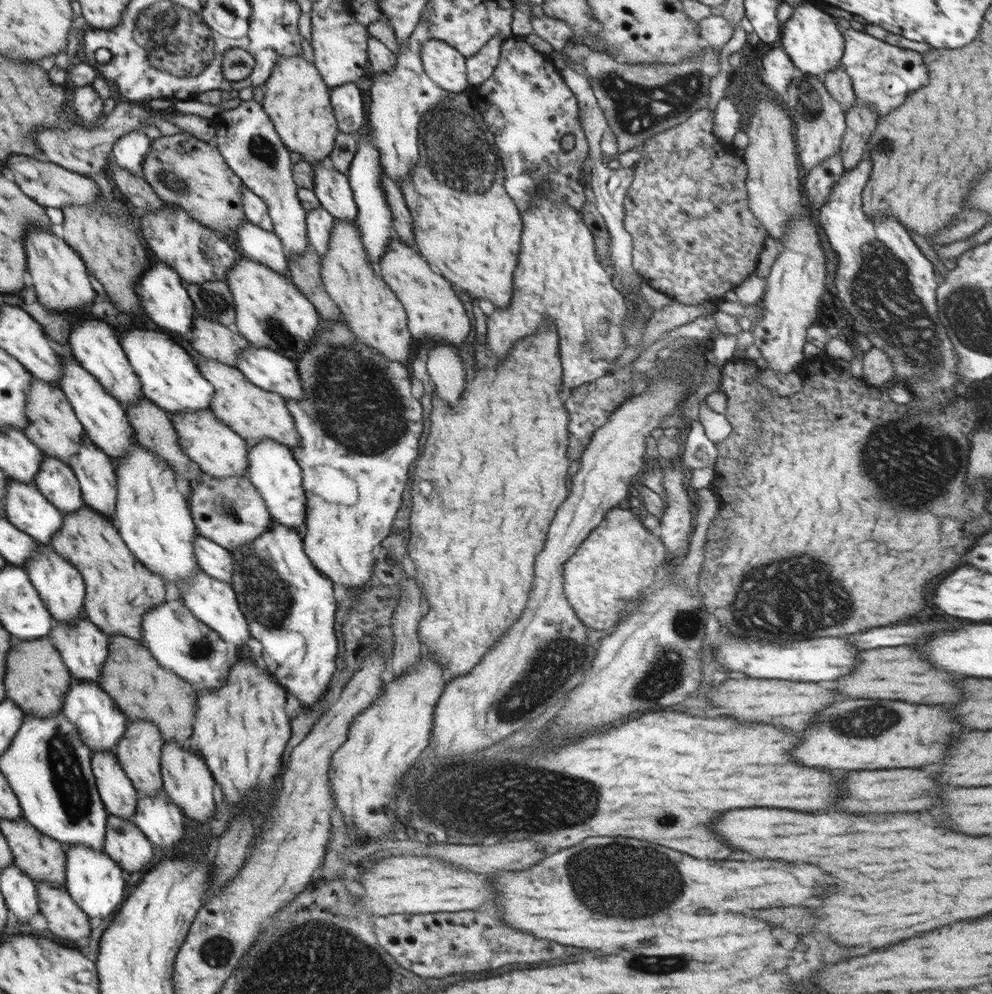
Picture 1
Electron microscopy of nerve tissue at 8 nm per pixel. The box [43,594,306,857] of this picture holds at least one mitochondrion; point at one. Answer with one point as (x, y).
(200, 648)

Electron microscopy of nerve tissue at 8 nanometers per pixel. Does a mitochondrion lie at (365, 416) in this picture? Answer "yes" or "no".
yes

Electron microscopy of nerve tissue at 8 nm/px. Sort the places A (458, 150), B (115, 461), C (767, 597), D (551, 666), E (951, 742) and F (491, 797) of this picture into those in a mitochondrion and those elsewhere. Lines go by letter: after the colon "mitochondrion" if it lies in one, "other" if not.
A: mitochondrion
B: other
C: mitochondrion
D: mitochondrion
E: other
F: mitochondrion

